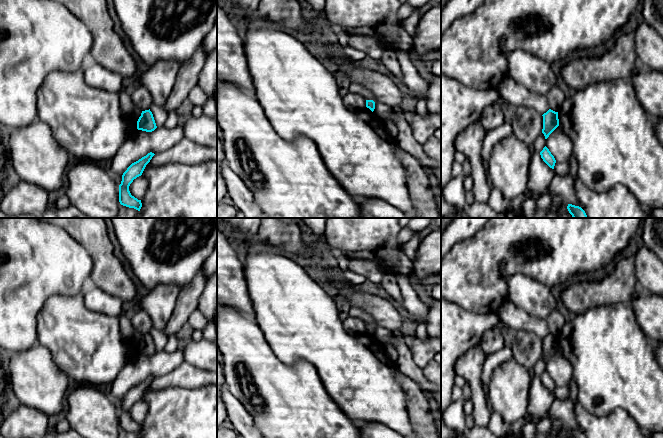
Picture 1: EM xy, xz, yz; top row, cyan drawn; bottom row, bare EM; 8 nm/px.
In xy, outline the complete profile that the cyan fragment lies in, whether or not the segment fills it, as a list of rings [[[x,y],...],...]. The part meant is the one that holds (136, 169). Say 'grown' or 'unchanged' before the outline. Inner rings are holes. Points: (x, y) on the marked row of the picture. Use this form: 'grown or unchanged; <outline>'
unchanged; [[[150,152],[138,161],[132,163],[122,175],[122,181],[119,185],[119,202],[121,205],[134,208],[140,211],[142,207],[141,200],[131,195],[129,186],[134,179],[141,176],[146,165],[150,162],[155,154]]]

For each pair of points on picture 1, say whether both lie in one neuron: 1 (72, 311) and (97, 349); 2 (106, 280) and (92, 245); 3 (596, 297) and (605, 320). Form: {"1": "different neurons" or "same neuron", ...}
{"1": "same neuron", "2": "same neuron", "3": "different neurons"}

